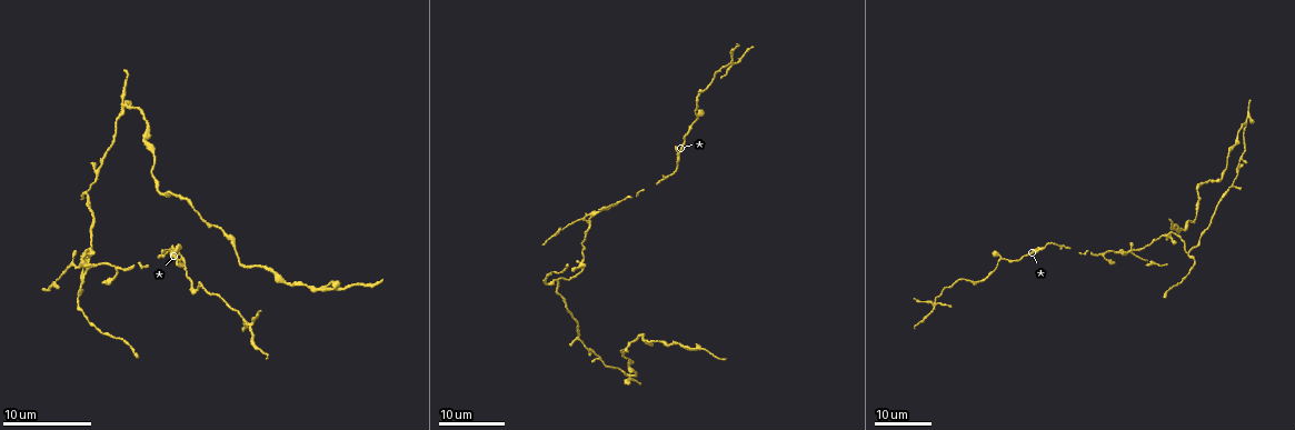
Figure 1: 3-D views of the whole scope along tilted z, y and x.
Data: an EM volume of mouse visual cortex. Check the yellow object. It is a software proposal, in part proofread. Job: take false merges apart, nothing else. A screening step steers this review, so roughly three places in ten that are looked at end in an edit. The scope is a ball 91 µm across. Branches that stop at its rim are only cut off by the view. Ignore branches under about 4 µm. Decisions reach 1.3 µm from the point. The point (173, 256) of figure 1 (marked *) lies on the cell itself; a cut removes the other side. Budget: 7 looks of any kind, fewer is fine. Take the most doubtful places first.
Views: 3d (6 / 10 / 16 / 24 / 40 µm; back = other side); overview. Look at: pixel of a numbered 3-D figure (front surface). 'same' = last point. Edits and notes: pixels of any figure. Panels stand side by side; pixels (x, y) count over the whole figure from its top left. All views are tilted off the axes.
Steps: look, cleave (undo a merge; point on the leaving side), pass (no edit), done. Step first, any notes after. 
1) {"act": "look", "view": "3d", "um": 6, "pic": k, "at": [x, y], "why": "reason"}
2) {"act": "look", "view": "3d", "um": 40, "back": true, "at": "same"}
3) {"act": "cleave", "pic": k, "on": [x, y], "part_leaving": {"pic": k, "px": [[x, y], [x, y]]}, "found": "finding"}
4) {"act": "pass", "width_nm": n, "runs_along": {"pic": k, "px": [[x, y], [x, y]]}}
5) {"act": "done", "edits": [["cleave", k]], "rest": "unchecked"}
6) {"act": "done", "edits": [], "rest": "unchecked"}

{"act": "look", "view": "3d", "um": 24, "pic": 1, "at": [590, 218], "why": "arms part here"}

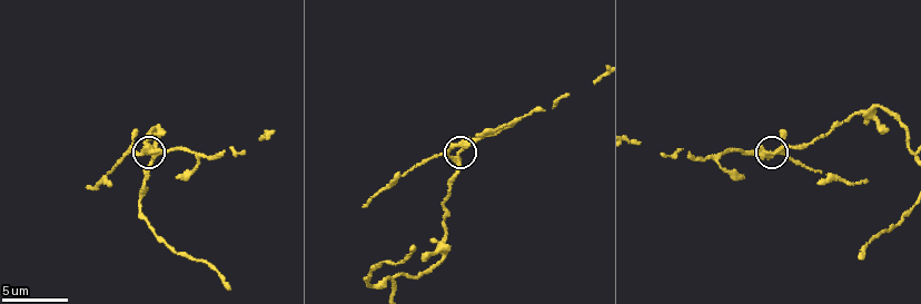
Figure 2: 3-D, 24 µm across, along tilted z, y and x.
{"act": "look", "view": "3d", "um": 10, "pic": 2, "at": [457, 153]}

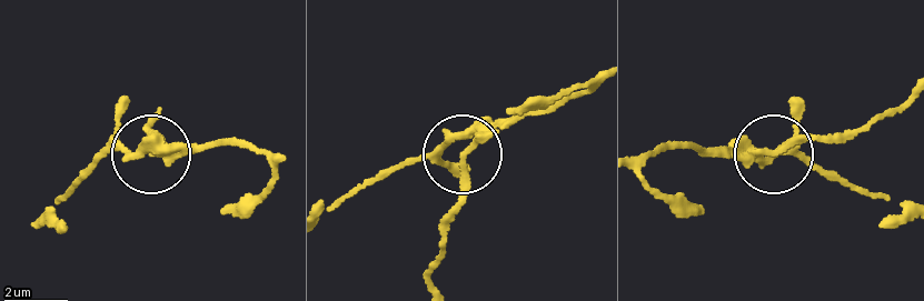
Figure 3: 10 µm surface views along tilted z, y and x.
{"act": "look", "view": "3d", "um": 10, "back": true, "pic": 3, "at": [771, 153], "why": "from behind"}

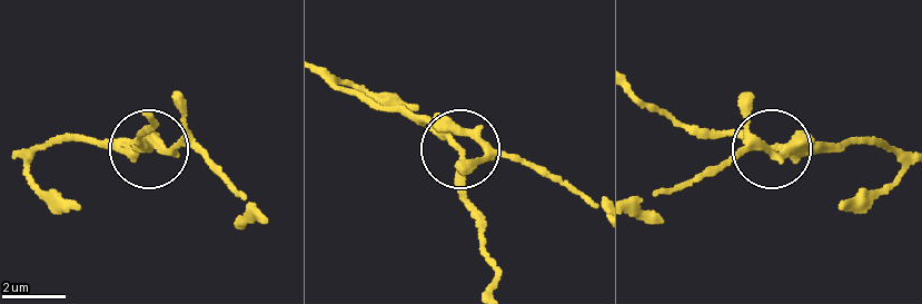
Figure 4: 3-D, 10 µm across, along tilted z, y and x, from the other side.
{"act": "cleave", "pic": 4, "on": [150, 152], "found": "two cells meet here"}

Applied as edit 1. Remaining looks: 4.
{"act": "look", "view": "overview", "why": "see it whole again"}

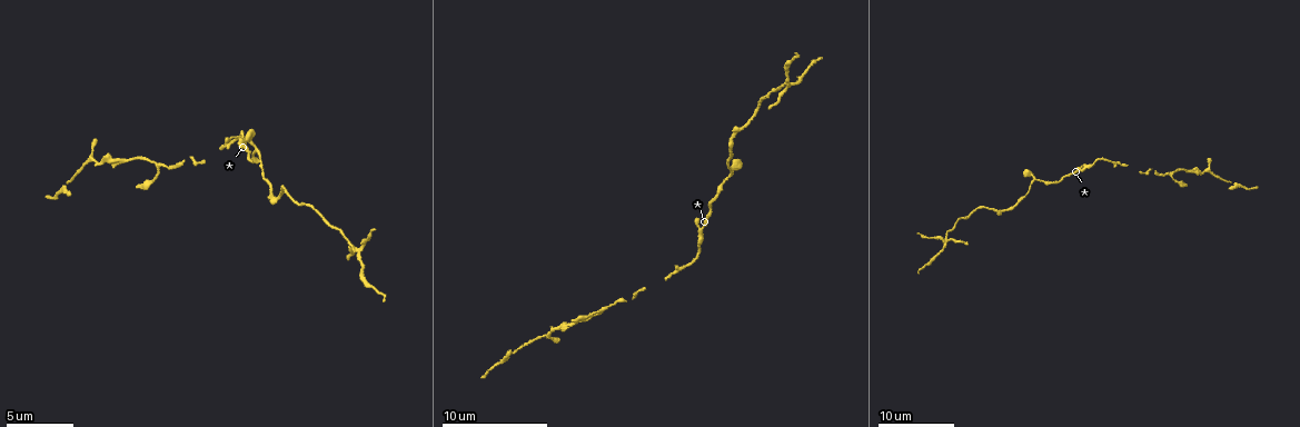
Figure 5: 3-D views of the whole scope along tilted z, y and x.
{"act": "look", "view": "3d", "um": 6, "pic": 5, "at": [941, 240], "why": "looks like a crossing"}

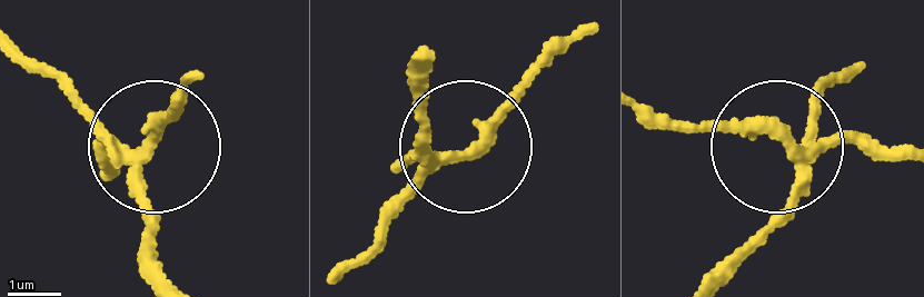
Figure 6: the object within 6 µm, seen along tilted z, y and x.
{"act": "look", "view": "3d", "um": 6, "back": true, "pic": 6, "at": [445, 158]}

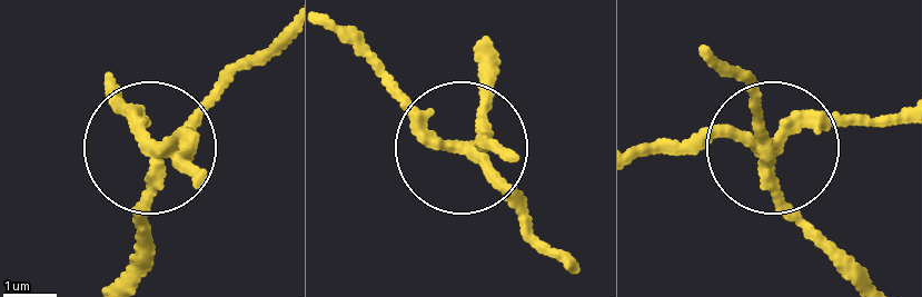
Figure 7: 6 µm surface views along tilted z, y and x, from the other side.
{"act": "cleave", "pic": 7, "on": [132, 118], "part_leaving": {"pic": 7, "px": [[162, 152], [110, 85]]}, "found": "two cells meet here"}

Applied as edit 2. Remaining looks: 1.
{"act": "look", "view": "3d", "um": 6, "pic": 5, "at": [1015, 205], "why": "calibre changes"}

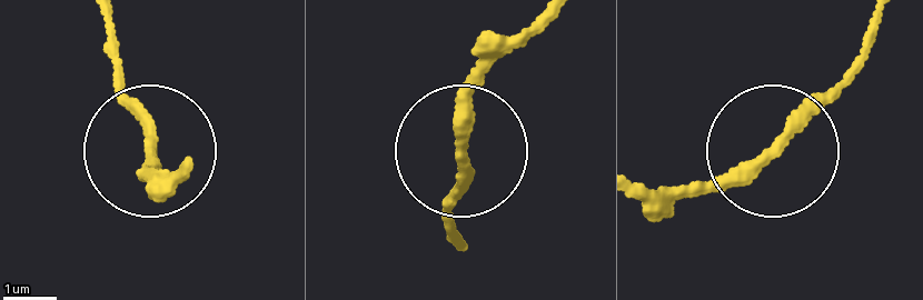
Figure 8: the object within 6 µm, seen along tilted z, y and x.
{"act": "pass", "runs_along": {"pic": 8, "px": [[455, 242], [446, 216], [486, 53]]}, "found": "all the same cell"}

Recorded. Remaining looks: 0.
{"act": "done", "edits": [["cleave", 4], ["cleave", 7]], "rest": "unchecked"}

